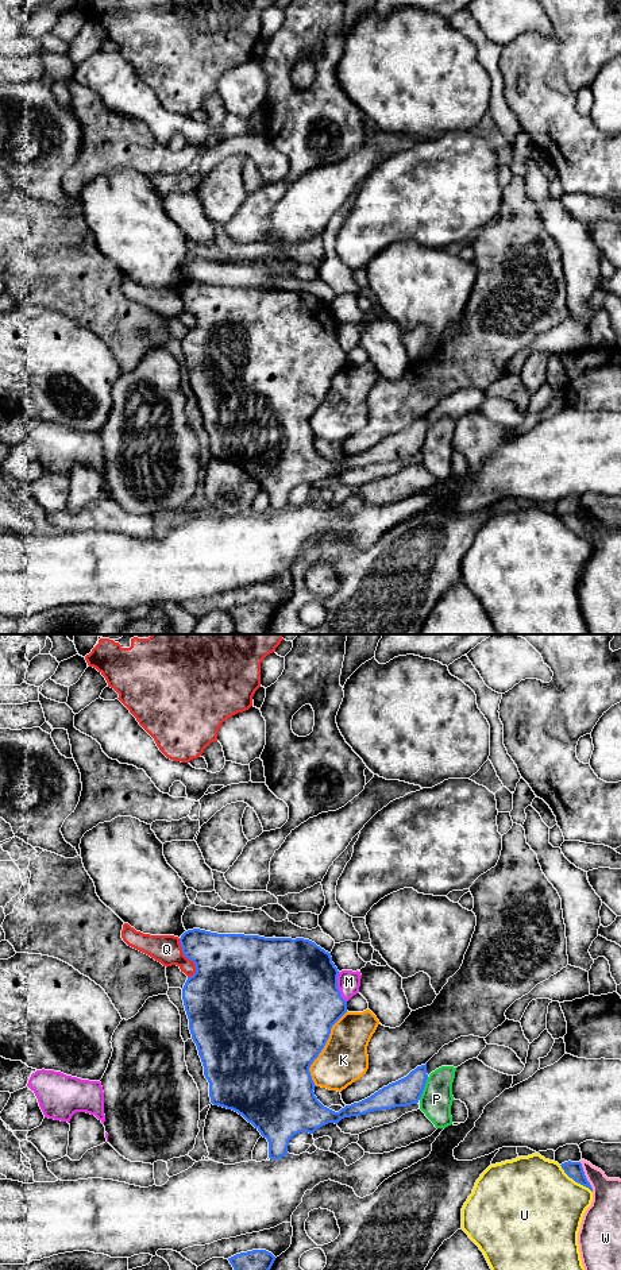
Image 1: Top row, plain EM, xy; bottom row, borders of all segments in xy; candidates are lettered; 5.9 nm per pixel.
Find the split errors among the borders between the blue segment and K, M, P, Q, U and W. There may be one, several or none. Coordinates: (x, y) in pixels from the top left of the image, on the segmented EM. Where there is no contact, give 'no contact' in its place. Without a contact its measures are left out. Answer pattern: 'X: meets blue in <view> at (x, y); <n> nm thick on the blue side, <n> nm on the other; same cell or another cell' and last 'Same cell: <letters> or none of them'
K: meets blue in xy at (323, 1047); 500 nm thick on the blue side, 280 nm on the other; another cell
M: meets blue in xy at (336, 987); 500 nm thick on the blue side, 140 nm on the other; another cell
P: meets blue in xy at (423, 1088); 160 nm thick on the blue side, 190 nm on the other; another cell
Q: meets blue in xy at (188, 958); 400 nm thick on the blue side, 180 nm on the other; another cell
U: meets blue in xy at (575, 1181); 100 nm thick on the blue side, 480 nm on the other; another cell
W: meets blue in xy at (585, 1176); 100 nm thick on the blue side, 190 nm on the other; another cell
Same cell: none of them

